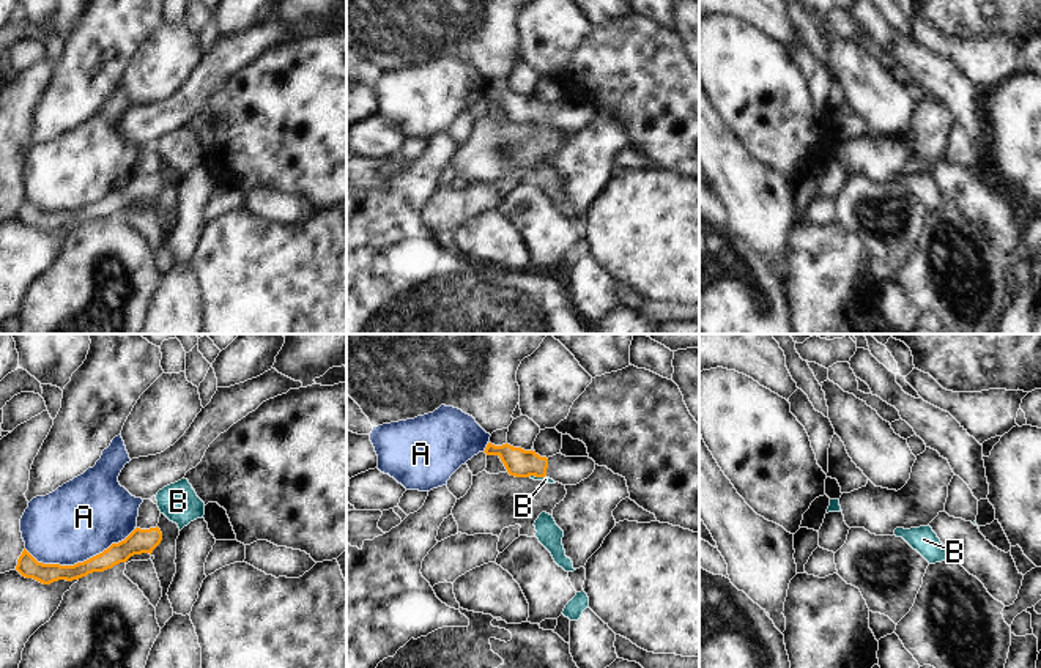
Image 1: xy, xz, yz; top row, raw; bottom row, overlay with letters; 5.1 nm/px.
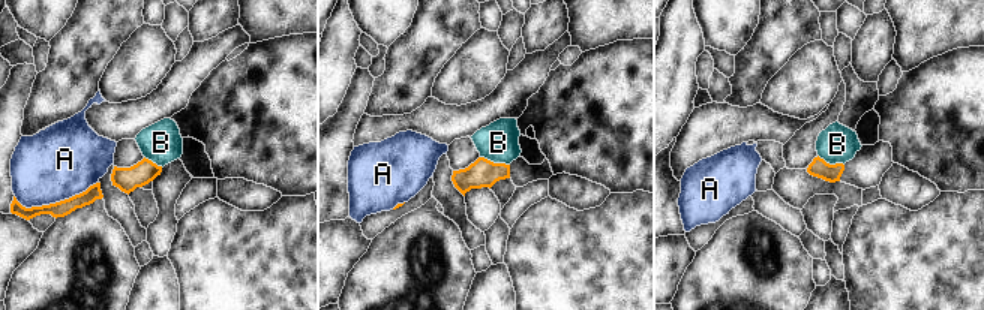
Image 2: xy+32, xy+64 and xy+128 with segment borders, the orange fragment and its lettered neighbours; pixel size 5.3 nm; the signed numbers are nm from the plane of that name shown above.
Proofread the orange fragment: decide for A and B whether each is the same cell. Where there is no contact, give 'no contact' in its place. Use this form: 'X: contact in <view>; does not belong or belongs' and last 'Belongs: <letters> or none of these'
A: contact in xy; does not belong
B: contact in xz; does not belong
Belongs: none of these

